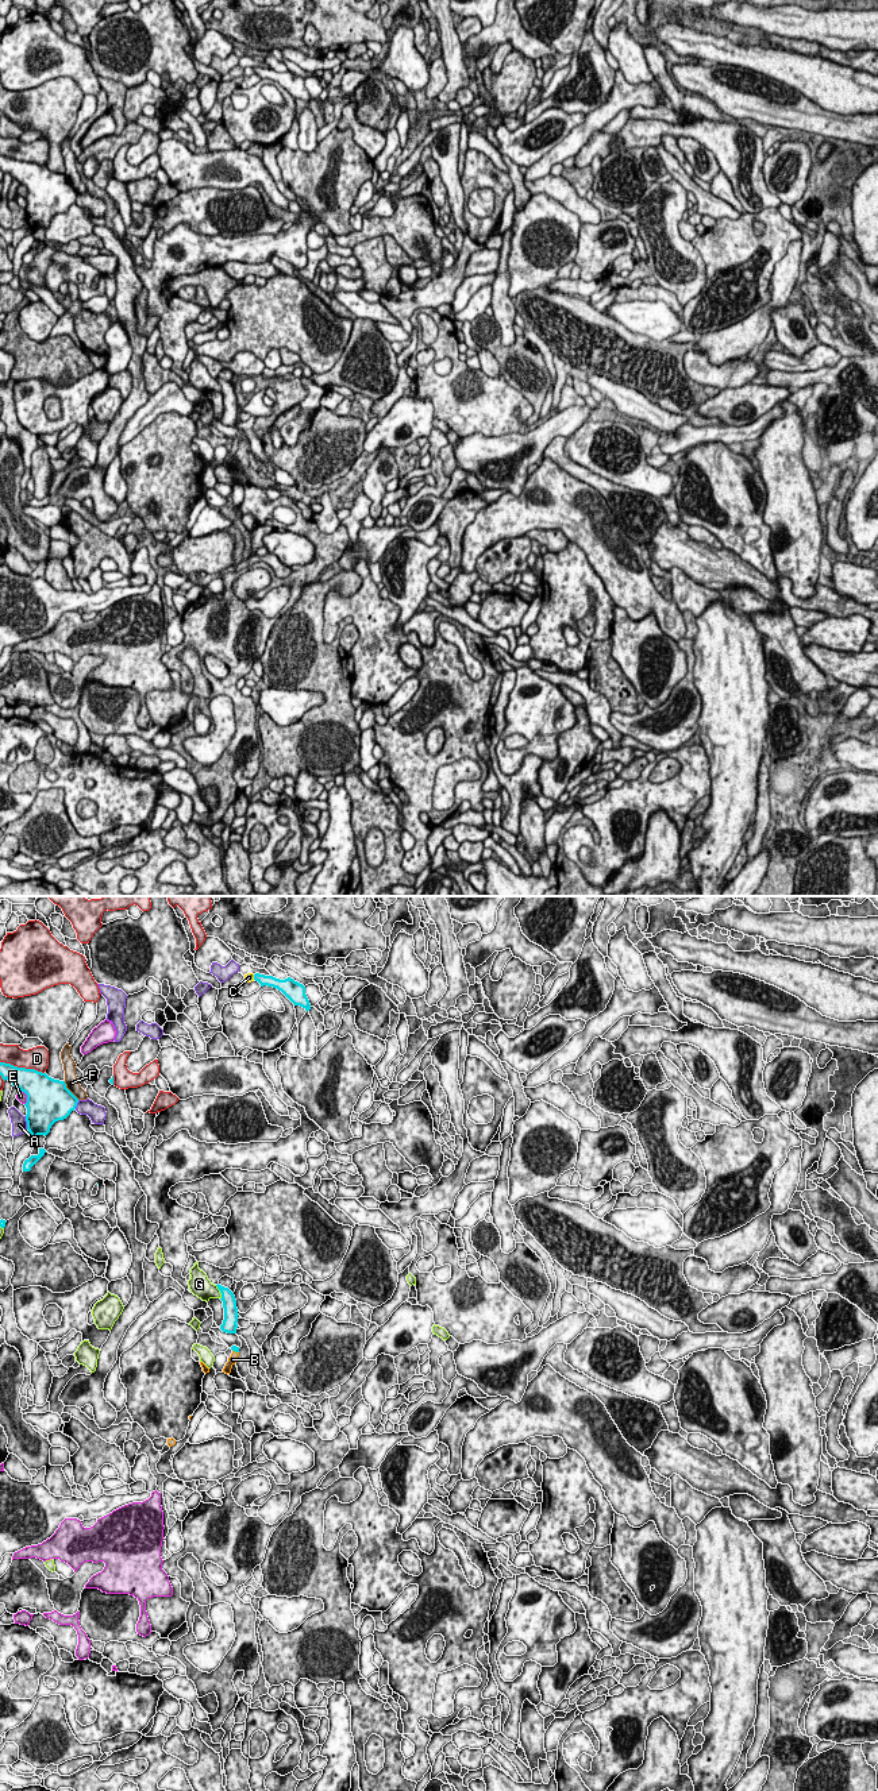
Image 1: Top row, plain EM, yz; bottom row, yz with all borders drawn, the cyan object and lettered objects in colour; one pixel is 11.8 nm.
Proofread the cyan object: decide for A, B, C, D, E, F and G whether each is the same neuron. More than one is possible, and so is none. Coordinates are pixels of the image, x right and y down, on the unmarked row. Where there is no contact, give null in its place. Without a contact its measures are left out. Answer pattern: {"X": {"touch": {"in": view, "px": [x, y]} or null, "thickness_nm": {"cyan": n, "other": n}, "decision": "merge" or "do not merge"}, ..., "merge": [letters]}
{"A": {"touch": {"in": "yz", "px": [27, 216]}, "thickness_nm": {"cyan": 400, "other": 190}, "decision": "do not merge"}, "B": {"touch": {"in": "yz", "px": [235, 444]}, "thickness_nm": {"cyan": 70, "other": 100}, "decision": "merge"}, "C": {"touch": {"in": "yz", "px": [254, 70]}, "thickness_nm": {"cyan": 130, "other": 120}, "decision": "do not merge"}, "D": {"touch": {"in": "yz", "px": [22, 161]}, "thickness_nm": {"cyan": 320, "other": 260}, "decision": "do not merge"}, "E": {"touch": {"in": "yz", "px": [27, 190]}, "thickness_nm": {"cyan": 500, "other": 120}, "decision": "do not merge"}, "F": {"touch": {"in": "yz", "px": [69, 184]}, "thickness_nm": {"cyan": 480, "other": 160}, "decision": "do not merge"}, "G": {"touch": {"in": "yz", "px": [220, 385]}, "thickness_nm": {"cyan": 160, "other": 240}, "decision": "do not merge"}, "merge": ["B"]}

